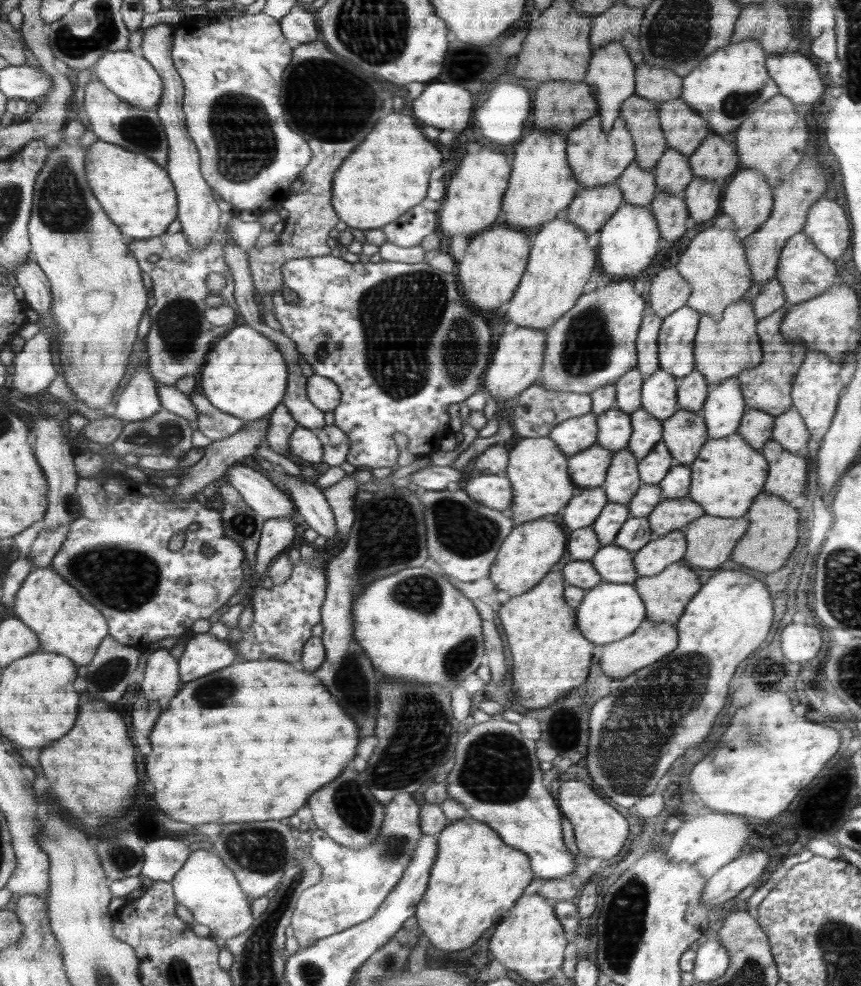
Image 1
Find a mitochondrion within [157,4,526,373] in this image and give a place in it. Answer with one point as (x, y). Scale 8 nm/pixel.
(245, 143)

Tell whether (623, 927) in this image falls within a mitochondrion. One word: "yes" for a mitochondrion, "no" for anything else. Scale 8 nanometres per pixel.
yes

